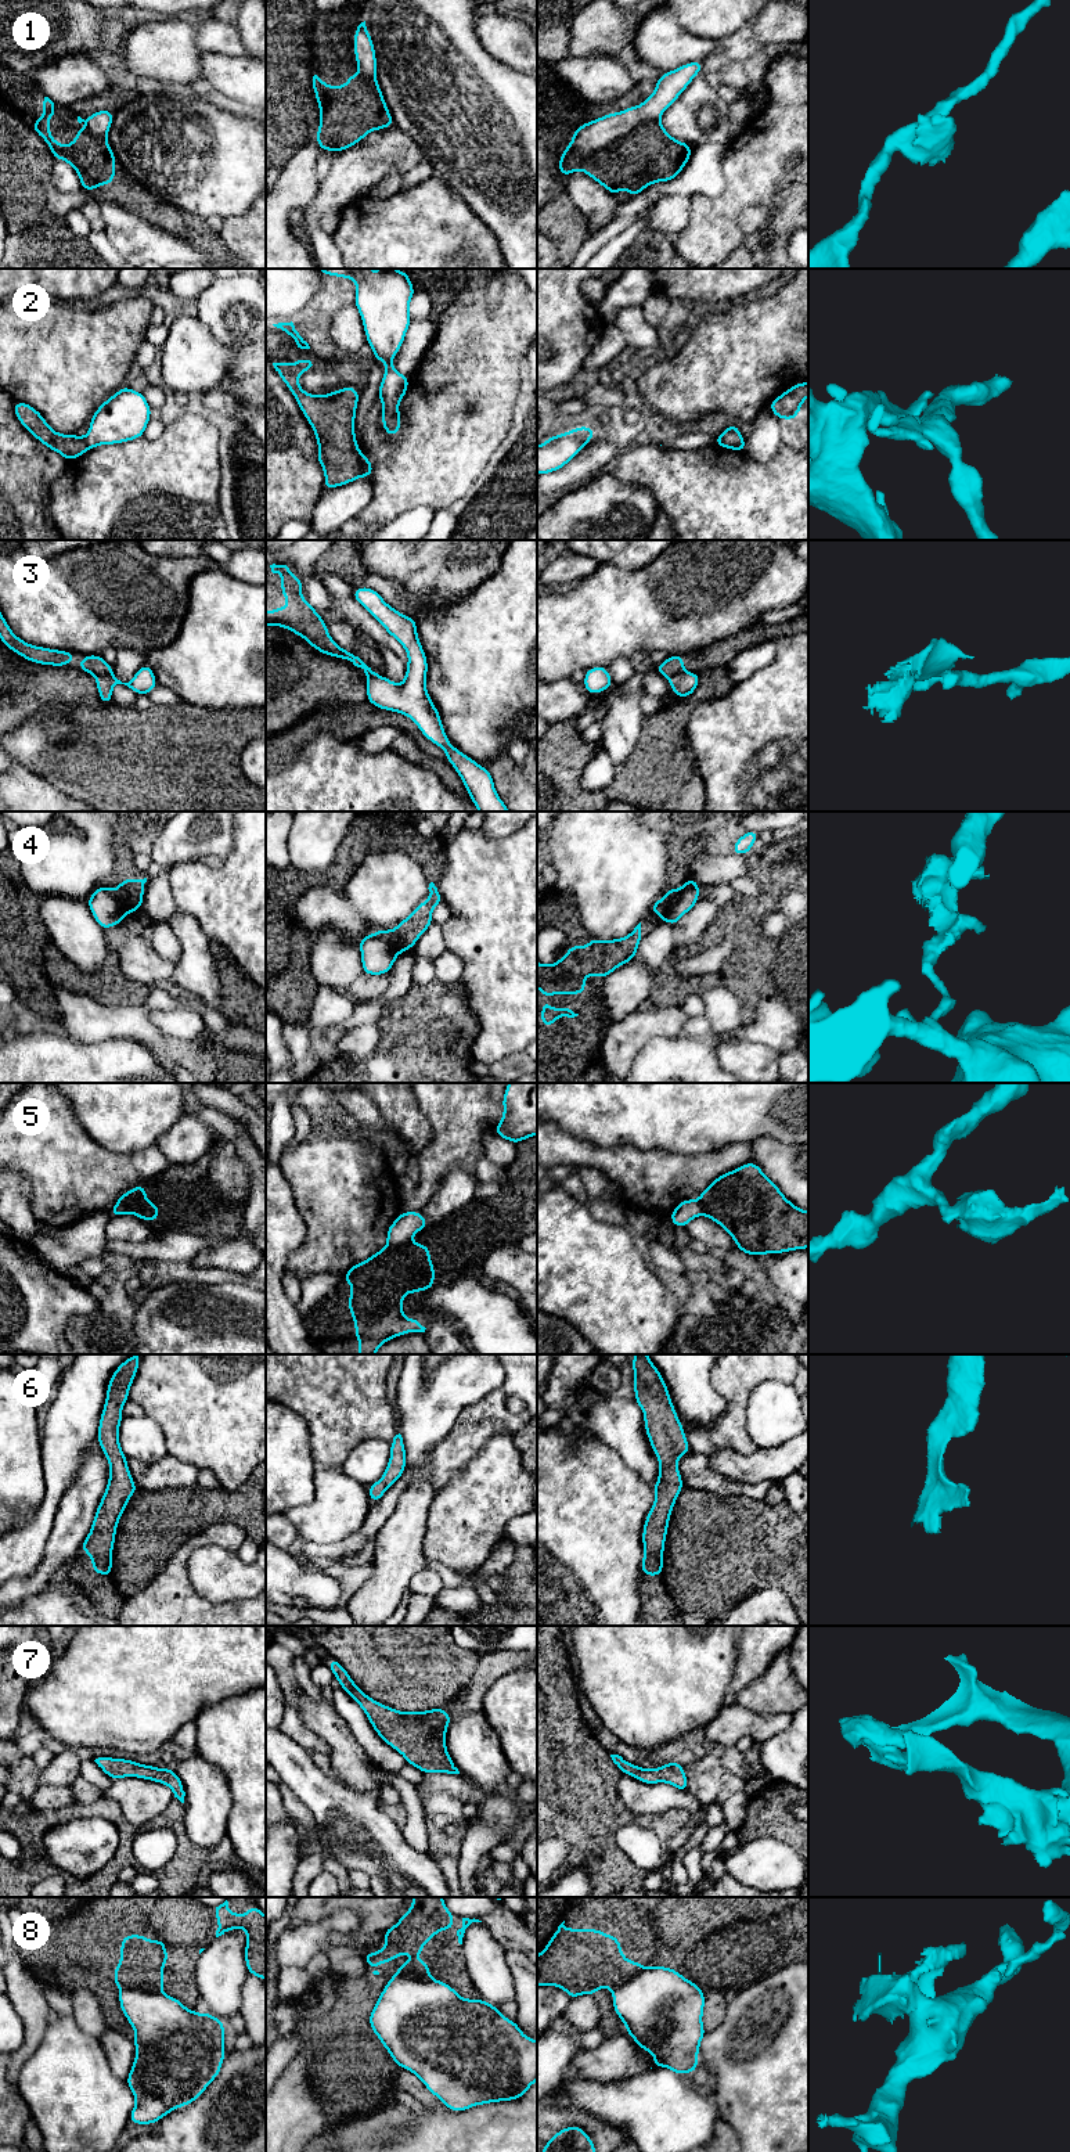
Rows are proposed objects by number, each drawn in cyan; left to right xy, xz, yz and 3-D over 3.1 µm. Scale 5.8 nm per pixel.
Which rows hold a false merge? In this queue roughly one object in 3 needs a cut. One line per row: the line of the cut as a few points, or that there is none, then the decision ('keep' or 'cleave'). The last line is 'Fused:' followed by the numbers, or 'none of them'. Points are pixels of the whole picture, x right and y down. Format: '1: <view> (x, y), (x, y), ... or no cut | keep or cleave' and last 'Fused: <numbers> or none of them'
1: yz (658, 118), (640, 122), (624, 135), (593, 153), (579, 168) | cleave
2: xz (360, 454), (360, 472), (363, 475) | cleave
3: xy (111, 670), (96, 677) | cleave
4: yz (676, 889), (667, 899), (667, 913), (663, 920) | cleave
5: xz (407, 1240), (388, 1245) | cleave
6: no cut | keep
7: no cut | keep
8: xz (393, 1975), (415, 1975), (432, 1979) | cleave
Fused: 1, 2, 3, 4, 5, 8

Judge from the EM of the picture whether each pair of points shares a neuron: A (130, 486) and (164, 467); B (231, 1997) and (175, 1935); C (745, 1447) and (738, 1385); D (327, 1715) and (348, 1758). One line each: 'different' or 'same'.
A: same
B: different
C: same
D: same

